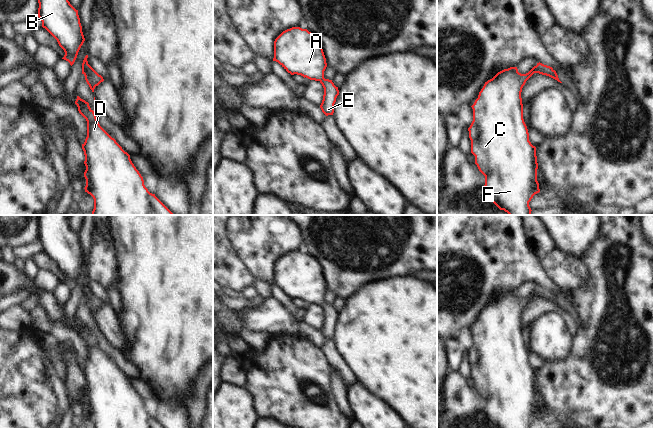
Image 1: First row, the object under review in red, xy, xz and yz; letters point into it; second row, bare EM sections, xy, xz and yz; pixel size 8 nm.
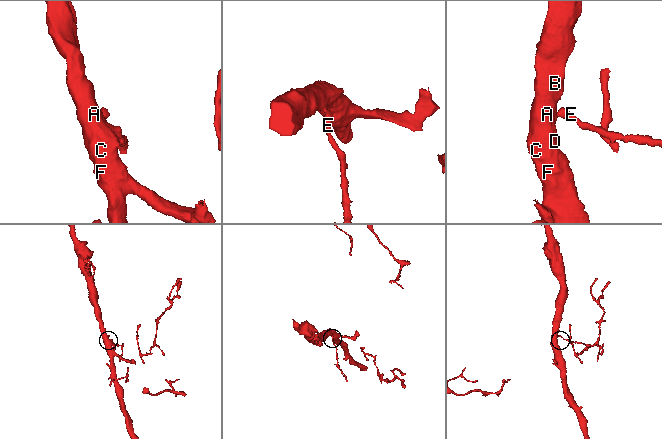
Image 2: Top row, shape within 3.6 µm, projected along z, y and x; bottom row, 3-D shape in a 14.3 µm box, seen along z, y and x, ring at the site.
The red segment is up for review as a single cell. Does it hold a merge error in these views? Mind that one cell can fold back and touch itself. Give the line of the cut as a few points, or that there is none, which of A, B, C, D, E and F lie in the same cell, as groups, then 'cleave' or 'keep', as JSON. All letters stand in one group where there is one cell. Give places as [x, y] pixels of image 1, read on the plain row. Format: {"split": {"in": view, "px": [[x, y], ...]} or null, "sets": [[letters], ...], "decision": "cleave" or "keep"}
{"split": null, "sets": [["A", "B", "C", "D", "E", "F"]], "decision": "keep"}

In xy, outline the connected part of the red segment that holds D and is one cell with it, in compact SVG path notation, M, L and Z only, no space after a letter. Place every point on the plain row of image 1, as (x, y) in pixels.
M77 320L75 328L87 345L87 361L82 368L86 394L85 416L94 423L94 428L163 428L144 409L144 404L130 383L130 379L99 348L89 327Z

